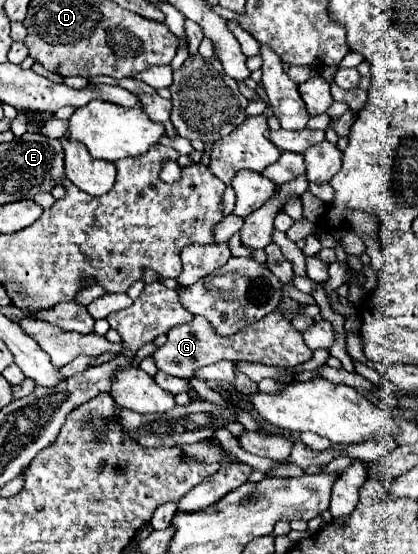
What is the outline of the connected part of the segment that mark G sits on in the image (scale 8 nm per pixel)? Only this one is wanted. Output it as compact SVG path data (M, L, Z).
M280 310L270 312L262 320L242 328L232 336L220 336L214 328L204 322L204 318L194 316L190 324L178 324L170 328L166 334L166 342L152 354L158 370L178 376L178 378L192 378L194 370L200 366L208 366L220 360L248 360L248 362L262 362L272 366L296 366L312 358L312 350L304 344L302 334L292 326L290 316L284 316Z

